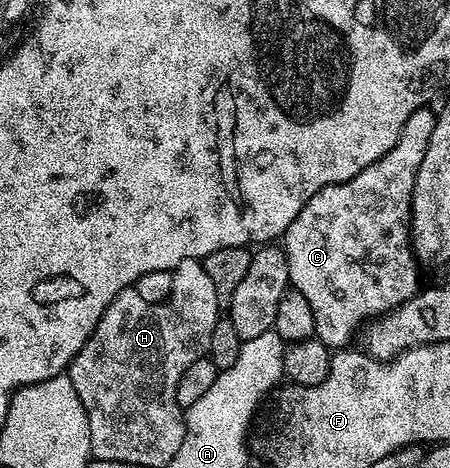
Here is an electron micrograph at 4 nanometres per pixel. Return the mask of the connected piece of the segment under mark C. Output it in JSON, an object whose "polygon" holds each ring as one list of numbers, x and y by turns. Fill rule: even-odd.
{"polygon":[[432,108,415,110,411,119,403,123,403,131,399,131,399,139,395,139,395,147,391,147,387,155,371,163,371,167,363,167,359,175,315,191,315,195,307,199,299,215,295,215,291,227,287,227,283,234,289,284,301,292,307,303,311,303,316,340,327,346,348,346,352,342,349,340,356,333,358,336,366,322,407,303,407,299,419,291,419,262,409,240,409,200,413,194,413,180,419,171,419,163,423,163,423,151,427,151,427,139,431,139,434,120]]}

